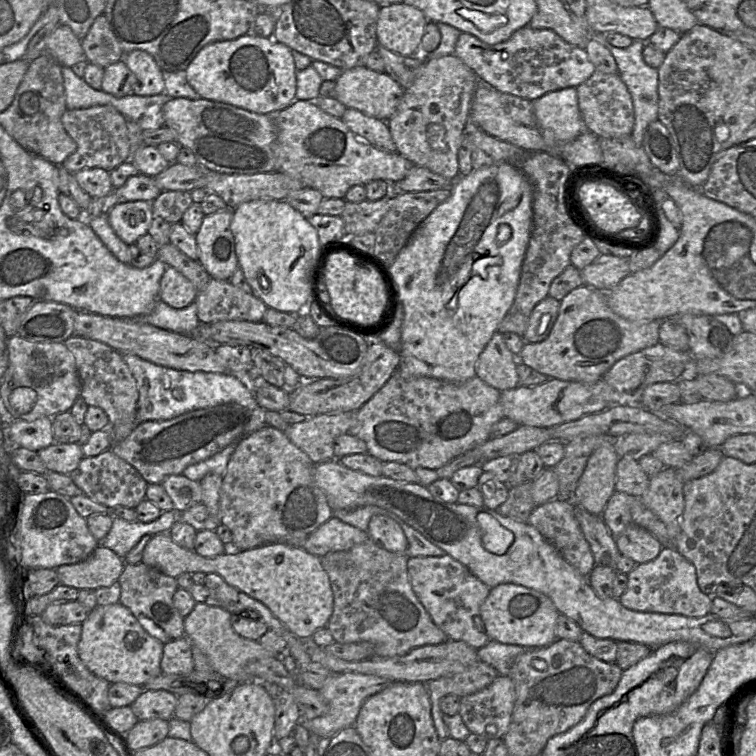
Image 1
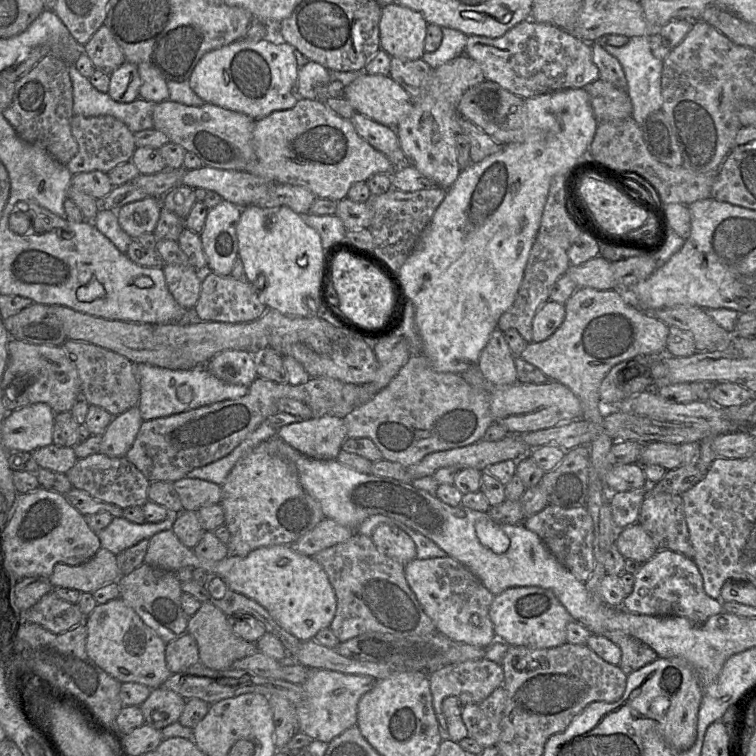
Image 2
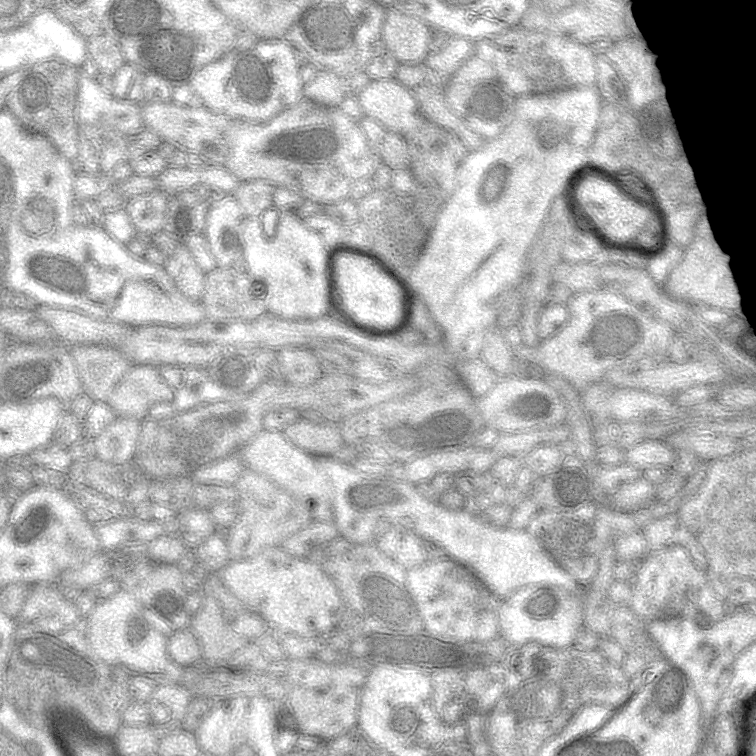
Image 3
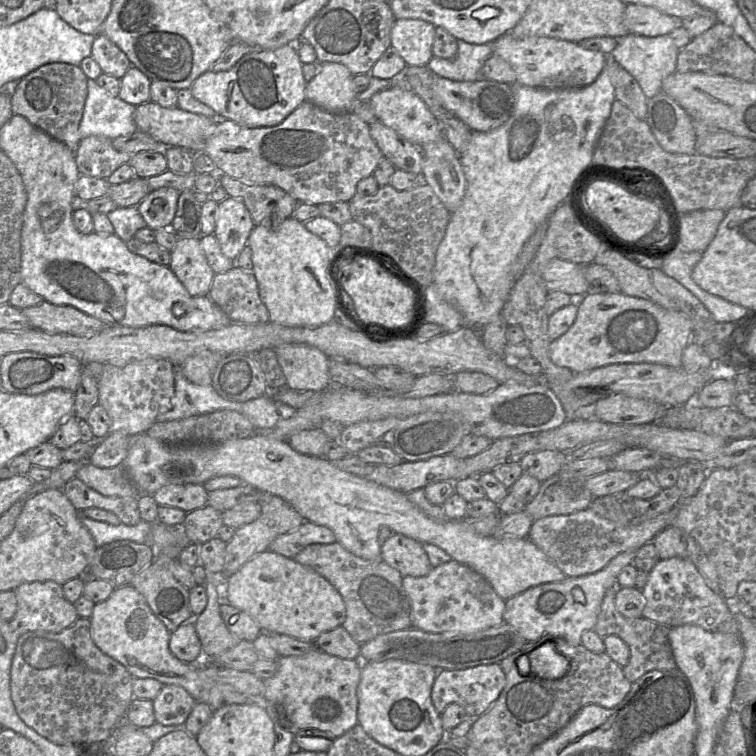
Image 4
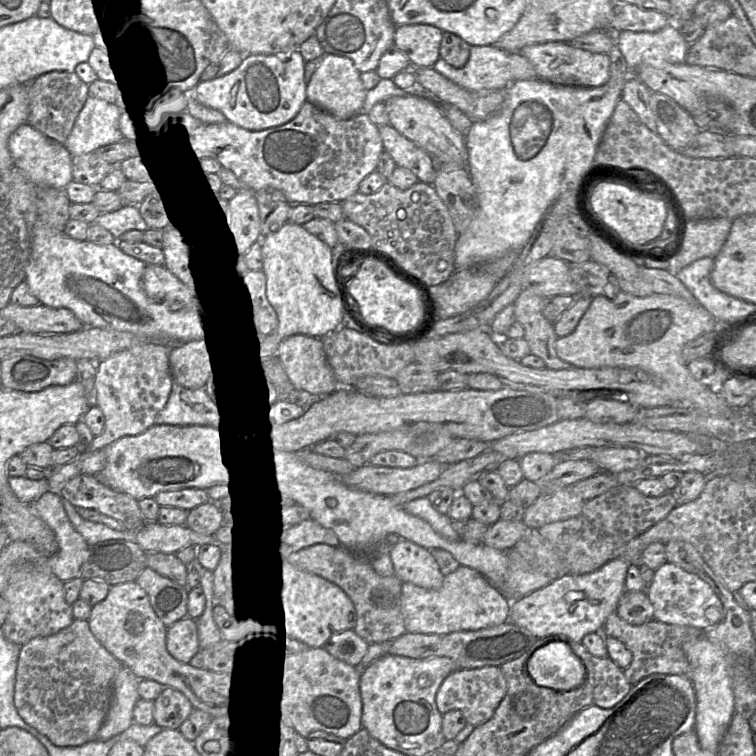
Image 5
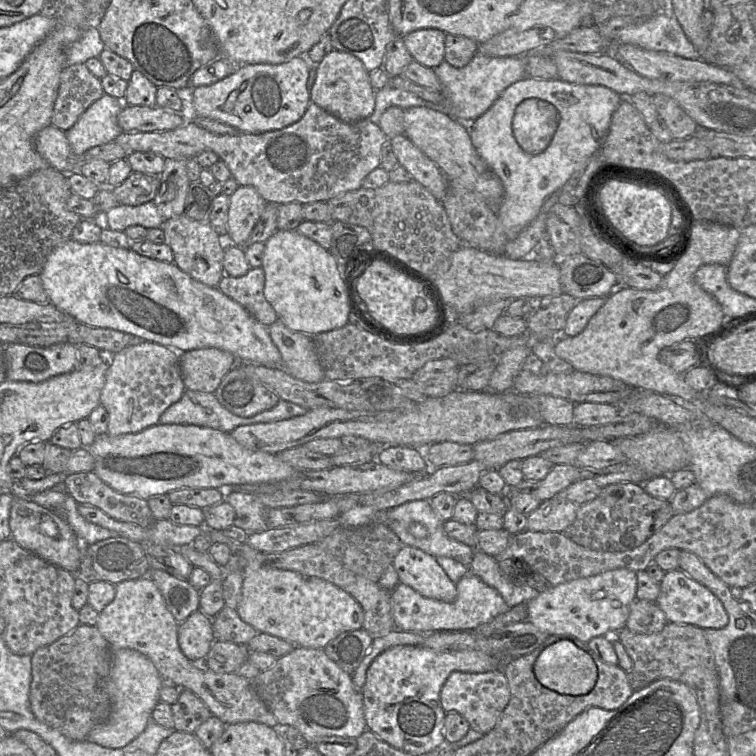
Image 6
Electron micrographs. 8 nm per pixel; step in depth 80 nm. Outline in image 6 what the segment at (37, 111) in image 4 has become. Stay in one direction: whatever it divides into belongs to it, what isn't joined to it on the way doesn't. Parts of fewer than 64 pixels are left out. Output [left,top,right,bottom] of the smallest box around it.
[51,64,104,131]

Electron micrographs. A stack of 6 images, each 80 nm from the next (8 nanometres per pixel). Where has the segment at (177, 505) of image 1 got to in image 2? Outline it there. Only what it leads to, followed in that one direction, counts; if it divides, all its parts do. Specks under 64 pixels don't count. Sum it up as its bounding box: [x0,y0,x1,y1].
[173,477,222,511]

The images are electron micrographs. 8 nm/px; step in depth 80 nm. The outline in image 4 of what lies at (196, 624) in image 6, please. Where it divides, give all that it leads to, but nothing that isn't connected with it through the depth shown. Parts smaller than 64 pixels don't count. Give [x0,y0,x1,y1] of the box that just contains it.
[169,619,203,663]

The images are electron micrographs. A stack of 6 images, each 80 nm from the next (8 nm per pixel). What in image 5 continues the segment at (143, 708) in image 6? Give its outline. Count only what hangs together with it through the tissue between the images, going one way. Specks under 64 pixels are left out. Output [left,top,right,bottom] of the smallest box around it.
[95,666,140,740]

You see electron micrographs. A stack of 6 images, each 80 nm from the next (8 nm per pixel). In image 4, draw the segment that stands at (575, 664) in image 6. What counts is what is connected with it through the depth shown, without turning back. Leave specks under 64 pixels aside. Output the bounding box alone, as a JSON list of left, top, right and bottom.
[528,642,569,679]

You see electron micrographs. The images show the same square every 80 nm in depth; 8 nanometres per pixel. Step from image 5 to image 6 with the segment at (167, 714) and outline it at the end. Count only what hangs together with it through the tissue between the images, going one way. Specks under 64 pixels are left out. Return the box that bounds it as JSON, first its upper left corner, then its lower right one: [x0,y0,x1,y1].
[171,689,212,733]

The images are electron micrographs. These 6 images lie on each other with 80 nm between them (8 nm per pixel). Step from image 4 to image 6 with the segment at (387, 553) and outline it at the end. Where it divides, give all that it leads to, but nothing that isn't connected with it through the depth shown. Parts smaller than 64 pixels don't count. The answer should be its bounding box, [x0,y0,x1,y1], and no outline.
[393,546,457,602]

